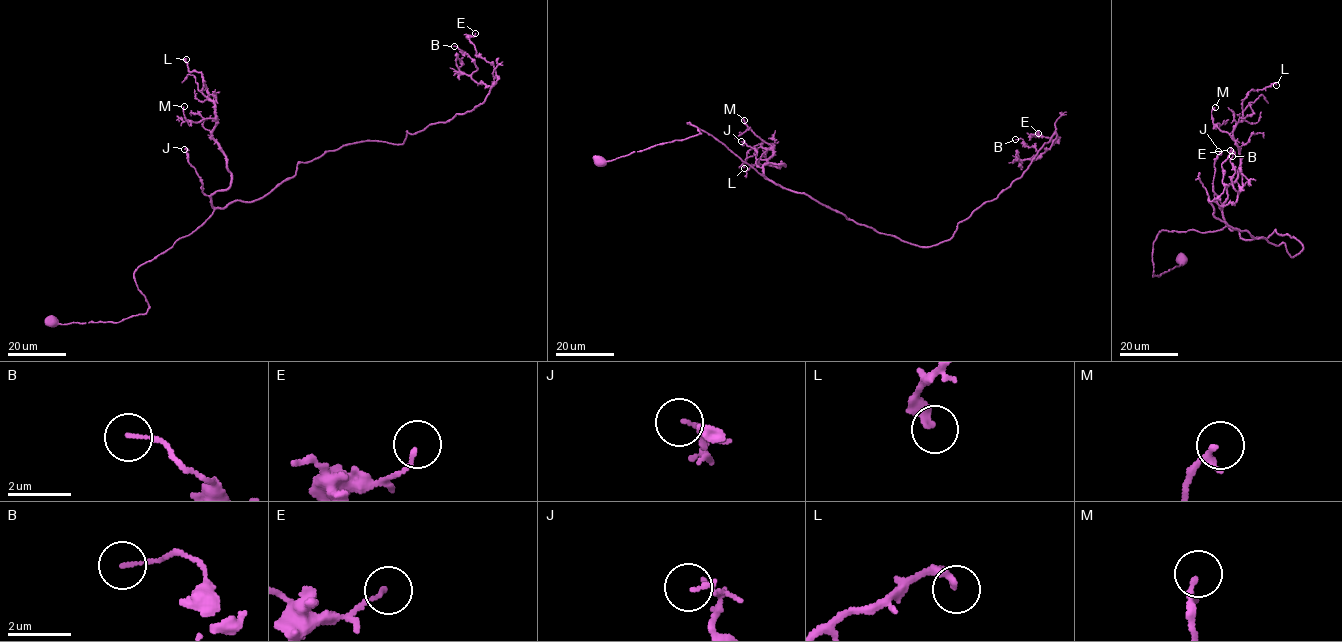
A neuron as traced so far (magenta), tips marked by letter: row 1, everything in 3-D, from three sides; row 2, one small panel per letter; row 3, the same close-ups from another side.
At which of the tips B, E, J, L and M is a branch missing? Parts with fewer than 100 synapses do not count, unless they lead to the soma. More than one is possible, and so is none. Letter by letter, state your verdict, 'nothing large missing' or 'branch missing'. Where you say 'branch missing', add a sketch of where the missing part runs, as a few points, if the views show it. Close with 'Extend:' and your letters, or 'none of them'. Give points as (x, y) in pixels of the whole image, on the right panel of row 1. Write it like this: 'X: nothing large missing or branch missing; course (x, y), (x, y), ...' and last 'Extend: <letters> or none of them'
B: nothing large missing
E: nothing large missing
J: nothing large missing
L: nothing large missing
M: nothing large missing
Extend: none of them

